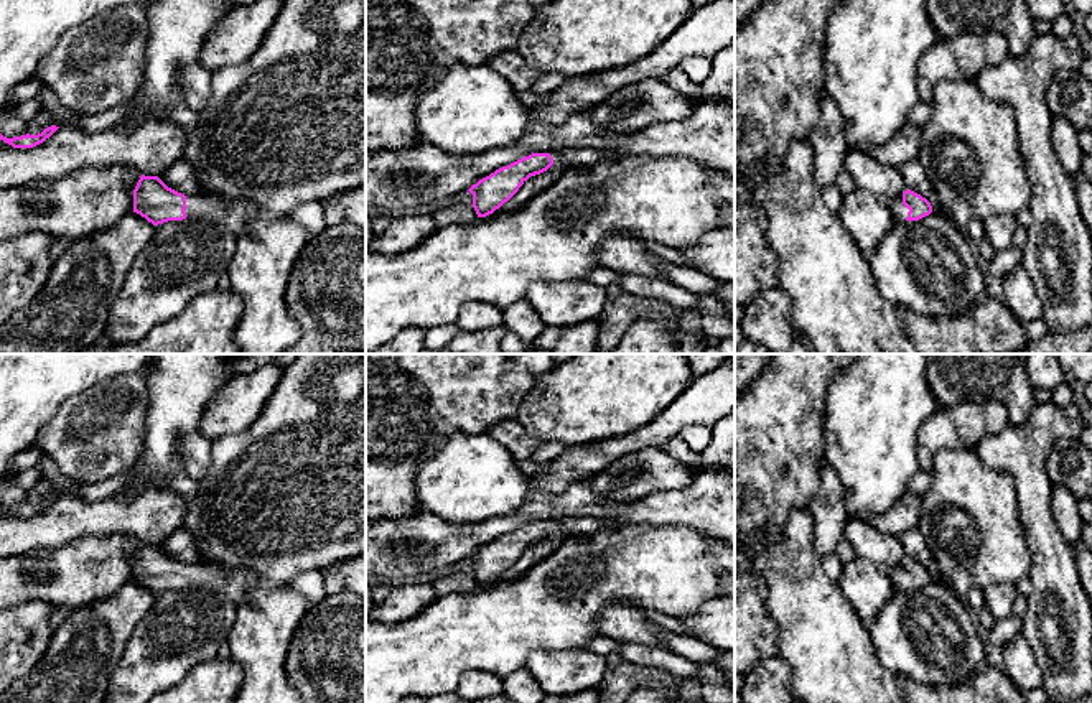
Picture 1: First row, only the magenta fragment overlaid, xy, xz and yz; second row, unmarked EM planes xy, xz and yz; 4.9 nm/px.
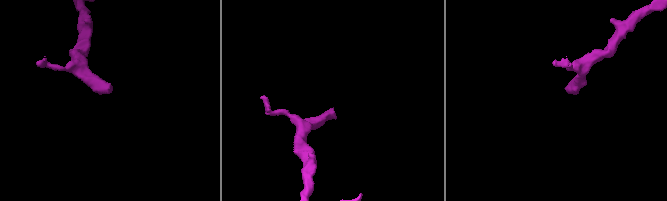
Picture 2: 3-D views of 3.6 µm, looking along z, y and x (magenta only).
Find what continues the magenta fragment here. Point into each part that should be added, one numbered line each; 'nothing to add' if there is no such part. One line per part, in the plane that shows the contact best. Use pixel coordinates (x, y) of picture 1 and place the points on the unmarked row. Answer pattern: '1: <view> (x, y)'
1: yz (898, 578)

